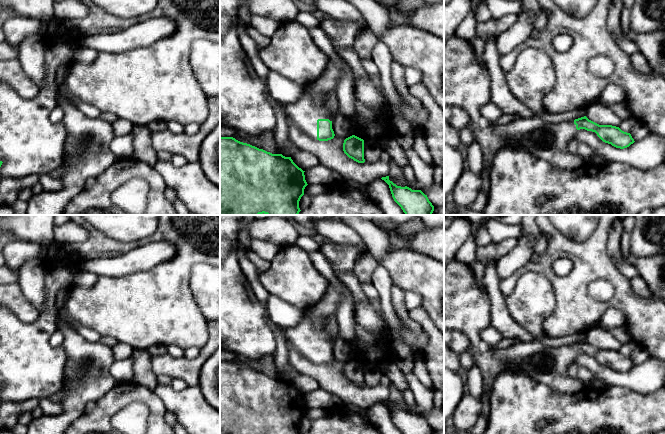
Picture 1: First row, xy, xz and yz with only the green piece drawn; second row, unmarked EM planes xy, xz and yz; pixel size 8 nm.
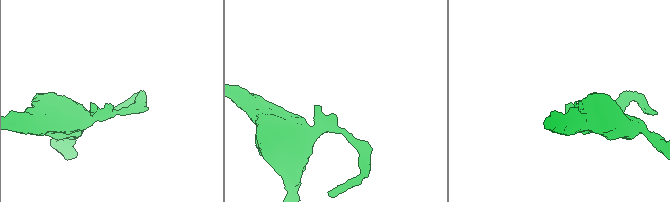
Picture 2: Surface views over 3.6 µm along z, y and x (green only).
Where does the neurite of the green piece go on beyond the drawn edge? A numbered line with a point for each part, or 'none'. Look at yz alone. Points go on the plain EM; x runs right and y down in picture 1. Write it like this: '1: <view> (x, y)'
1: yz (466, 307)

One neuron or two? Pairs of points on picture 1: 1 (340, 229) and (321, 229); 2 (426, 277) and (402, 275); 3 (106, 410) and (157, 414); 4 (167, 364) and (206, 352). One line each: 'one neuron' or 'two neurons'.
1: one neuron
2: one neuron
3: one neuron
4: one neuron

